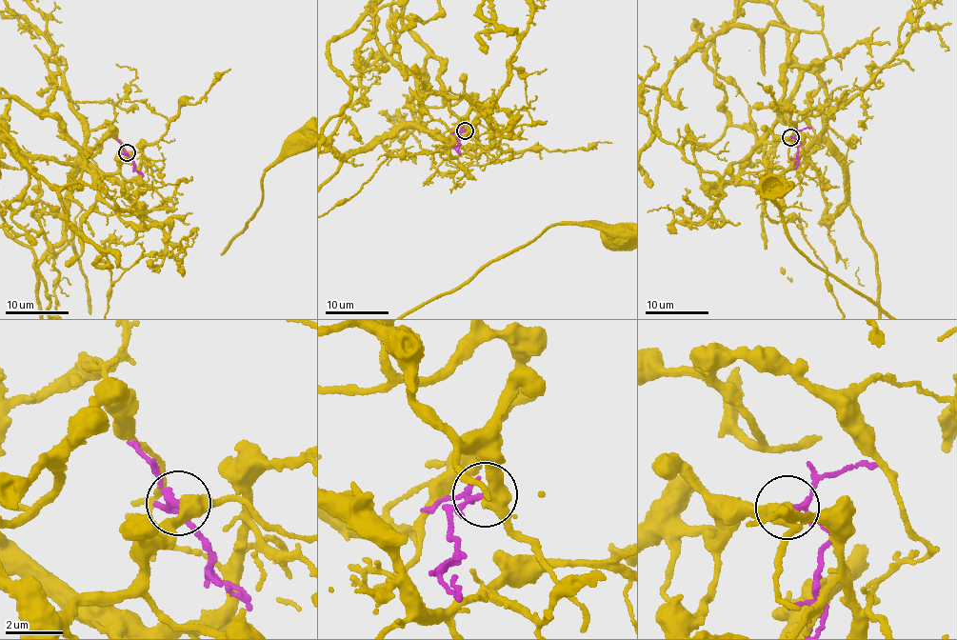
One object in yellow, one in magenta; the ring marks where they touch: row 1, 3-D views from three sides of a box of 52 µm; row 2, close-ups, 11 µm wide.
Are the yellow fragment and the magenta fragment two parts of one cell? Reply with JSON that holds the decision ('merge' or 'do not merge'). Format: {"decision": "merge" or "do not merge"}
{"decision": "do not merge"}

